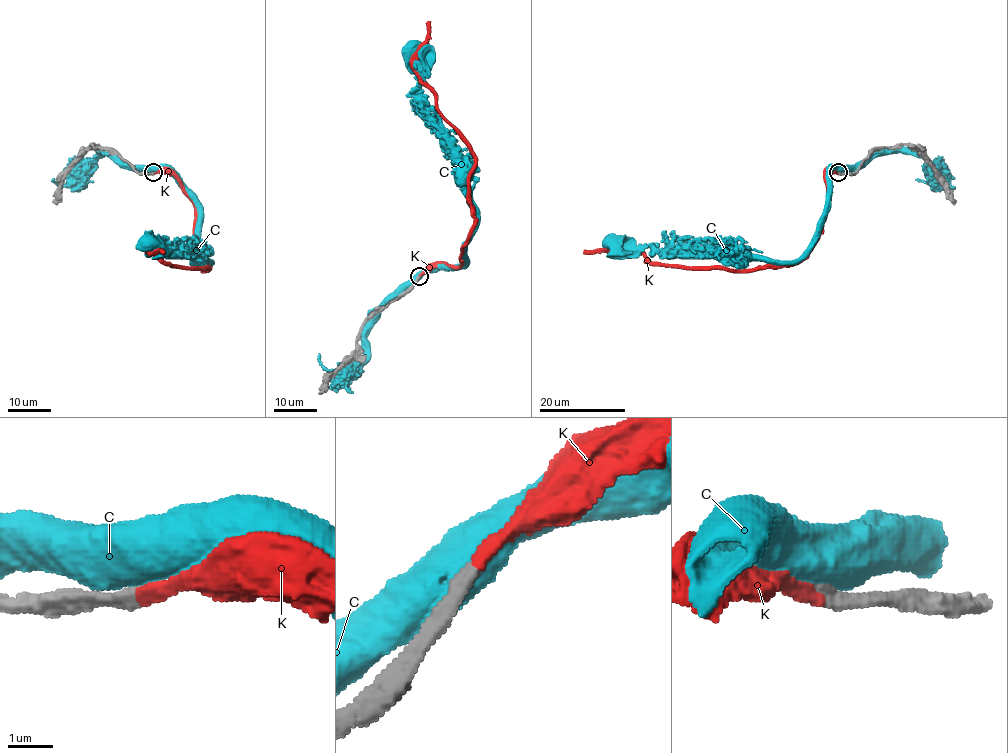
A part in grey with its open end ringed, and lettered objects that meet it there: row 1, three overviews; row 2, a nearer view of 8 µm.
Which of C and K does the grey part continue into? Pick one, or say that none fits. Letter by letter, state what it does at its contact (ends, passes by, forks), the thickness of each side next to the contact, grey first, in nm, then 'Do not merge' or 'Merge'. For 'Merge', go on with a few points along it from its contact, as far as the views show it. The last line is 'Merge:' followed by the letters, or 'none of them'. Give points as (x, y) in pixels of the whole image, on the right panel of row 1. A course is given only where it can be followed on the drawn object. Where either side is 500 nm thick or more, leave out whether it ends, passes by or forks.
C: Thickness 380 nm (grey) against 800 nm. Do not merge
K: It ends there. Thickness 360 nm (grey) against 320 nm. Merge. Its course: (839, 173), (825, 176), (822, 230), (793, 264), (655, 266), (636, 252), (584, 251)
Merge: K

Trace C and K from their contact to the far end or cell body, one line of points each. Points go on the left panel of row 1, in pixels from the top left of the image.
C: (152, 172), (167, 170), (194, 203), (197, 251), (209, 261), (170, 258), (153, 246), (149, 248), (148, 242)
K: (152, 173), (169, 172), (193, 202), (195, 253), (208, 268), (167, 266), (147, 252), (164, 251)

